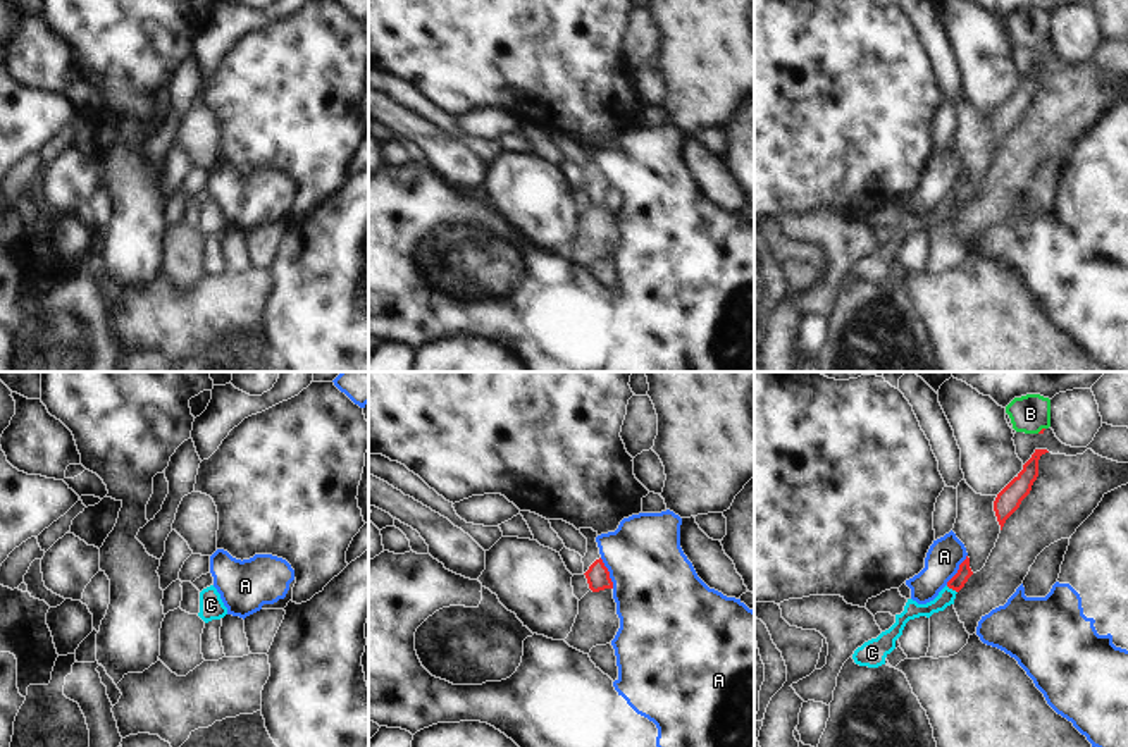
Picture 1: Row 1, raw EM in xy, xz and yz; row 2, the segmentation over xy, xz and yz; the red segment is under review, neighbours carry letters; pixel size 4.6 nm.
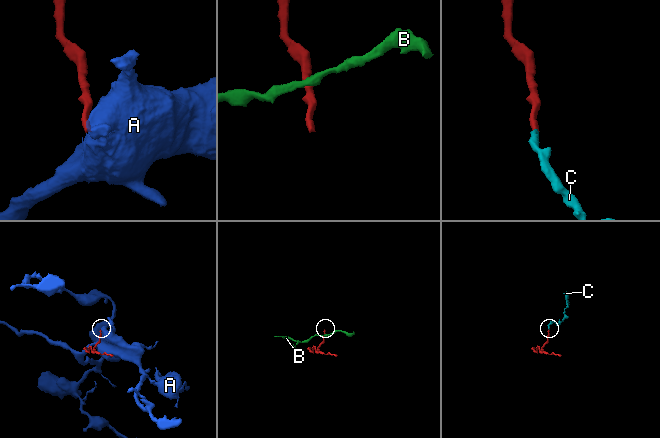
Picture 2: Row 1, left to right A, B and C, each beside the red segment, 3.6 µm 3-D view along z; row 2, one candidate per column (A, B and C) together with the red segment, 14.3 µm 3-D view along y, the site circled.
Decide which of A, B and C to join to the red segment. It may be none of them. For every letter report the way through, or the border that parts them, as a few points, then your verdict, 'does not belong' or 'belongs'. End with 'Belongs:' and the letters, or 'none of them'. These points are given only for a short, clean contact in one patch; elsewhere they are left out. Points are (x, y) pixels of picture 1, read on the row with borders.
A: along xz (600, 558), (613, 587) | does not belong
B: along yz (1044, 427), (1037, 432) | does not belong
C: across yz (960, 579), (951, 587), (946, 596) | belongs
Belongs: C

